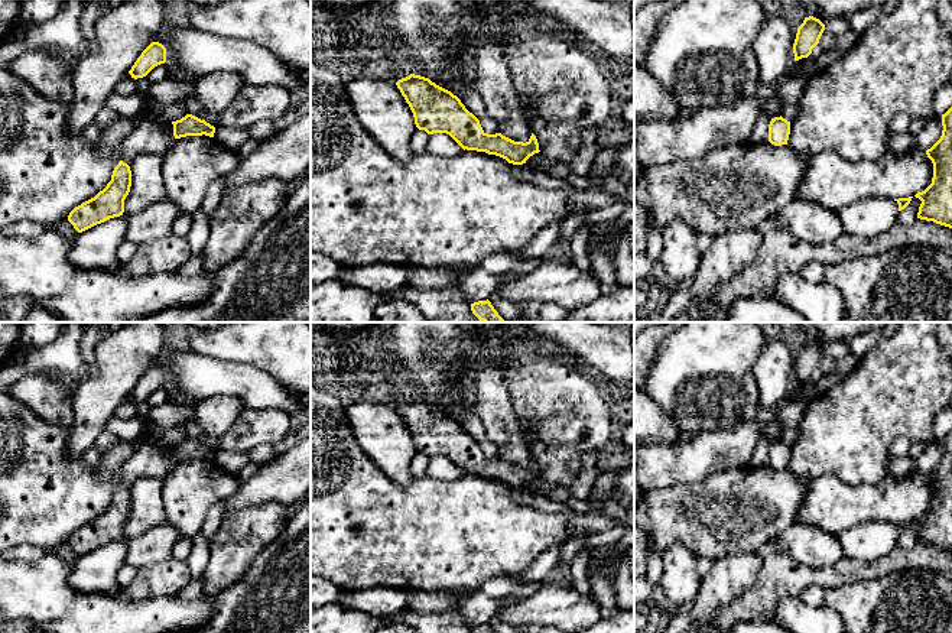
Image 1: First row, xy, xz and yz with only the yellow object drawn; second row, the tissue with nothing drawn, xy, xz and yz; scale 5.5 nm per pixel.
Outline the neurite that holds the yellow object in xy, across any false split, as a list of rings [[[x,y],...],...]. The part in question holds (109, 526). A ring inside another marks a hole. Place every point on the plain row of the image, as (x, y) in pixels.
[[[123,484],[114,491],[111,504],[94,522],[75,530],[68,545],[78,556],[82,556],[110,542],[120,541],[124,536],[124,523],[130,516],[131,494]]]

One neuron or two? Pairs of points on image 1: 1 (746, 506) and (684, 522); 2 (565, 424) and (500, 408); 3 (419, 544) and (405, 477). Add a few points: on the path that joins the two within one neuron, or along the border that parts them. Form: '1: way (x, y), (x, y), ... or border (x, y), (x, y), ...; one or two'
1: way (730, 512), (720, 516), (699, 516); one
2: border (504, 377), (512, 406), (526, 442); two
3: border (377, 466), (402, 484), (415, 480); two

